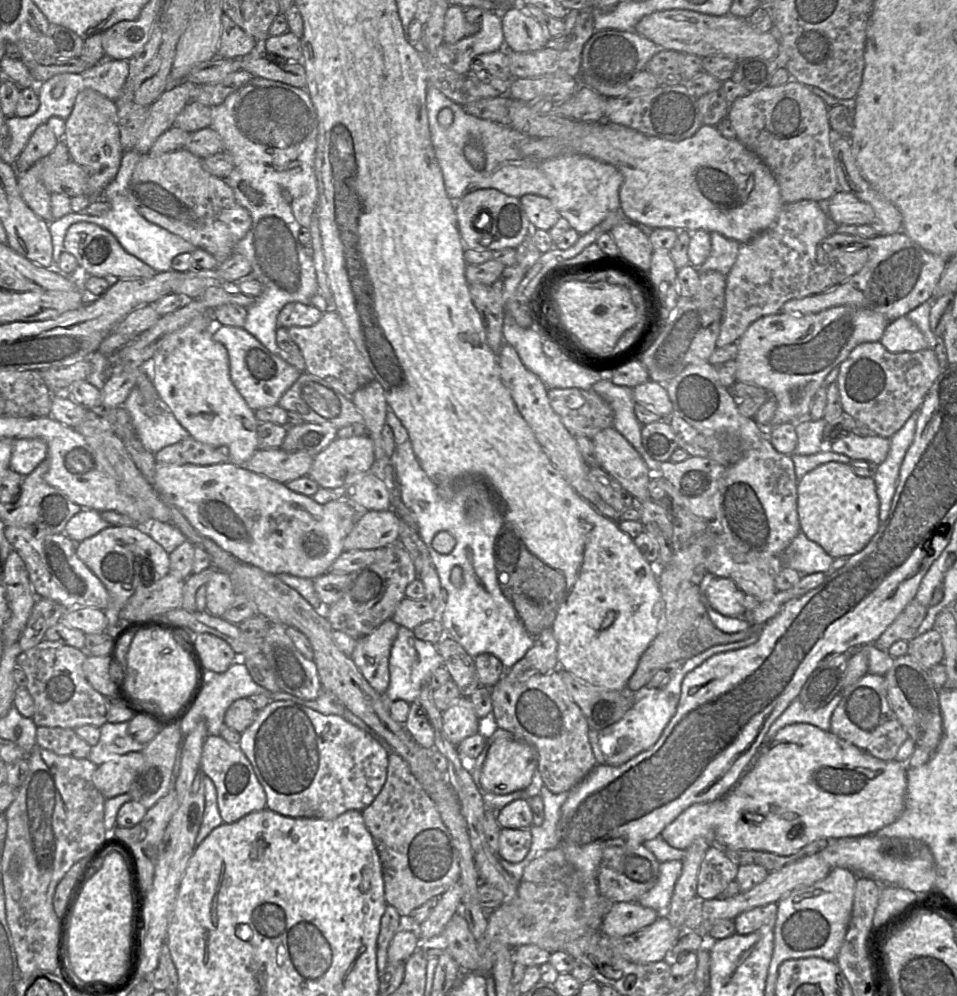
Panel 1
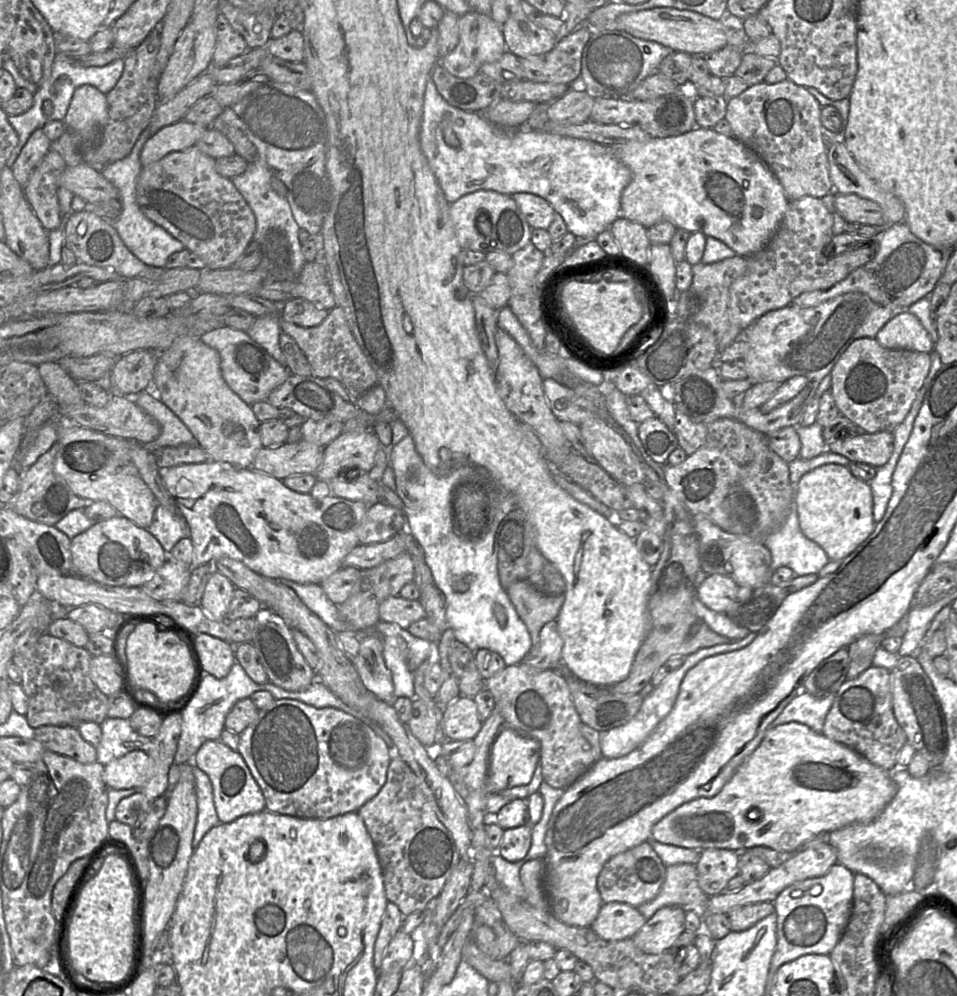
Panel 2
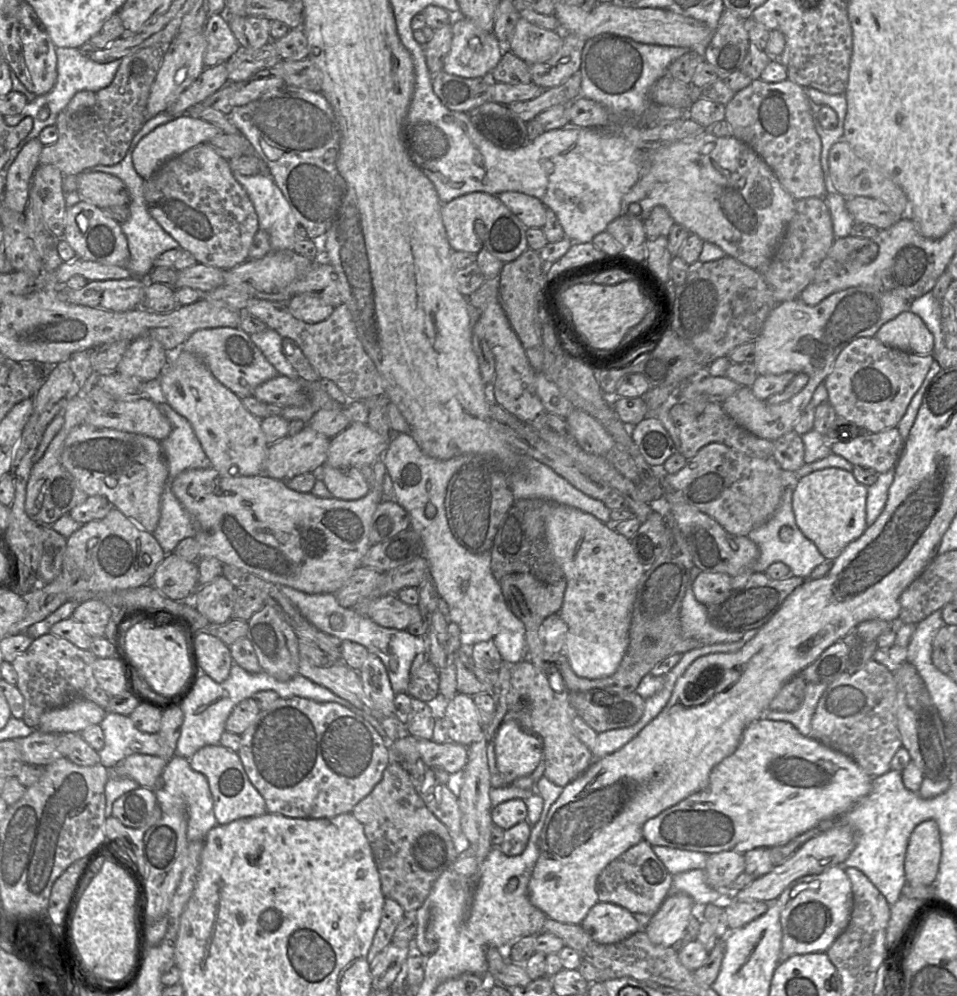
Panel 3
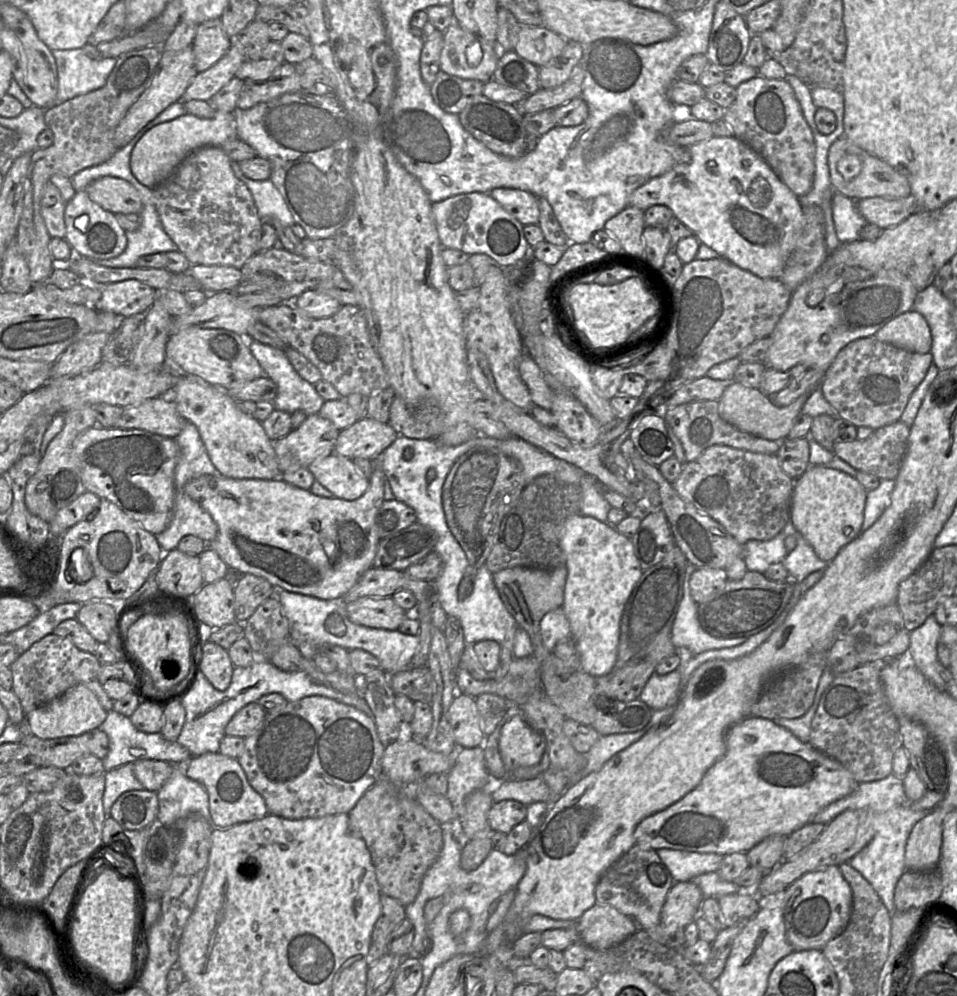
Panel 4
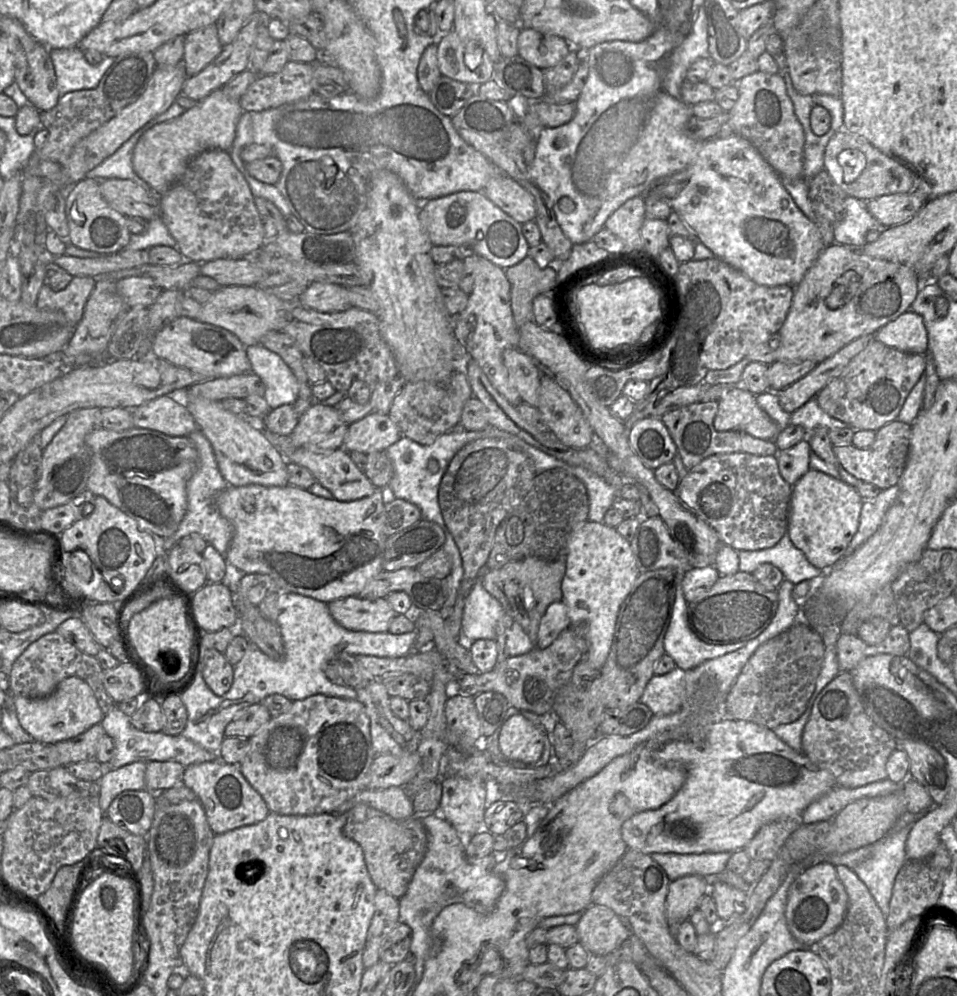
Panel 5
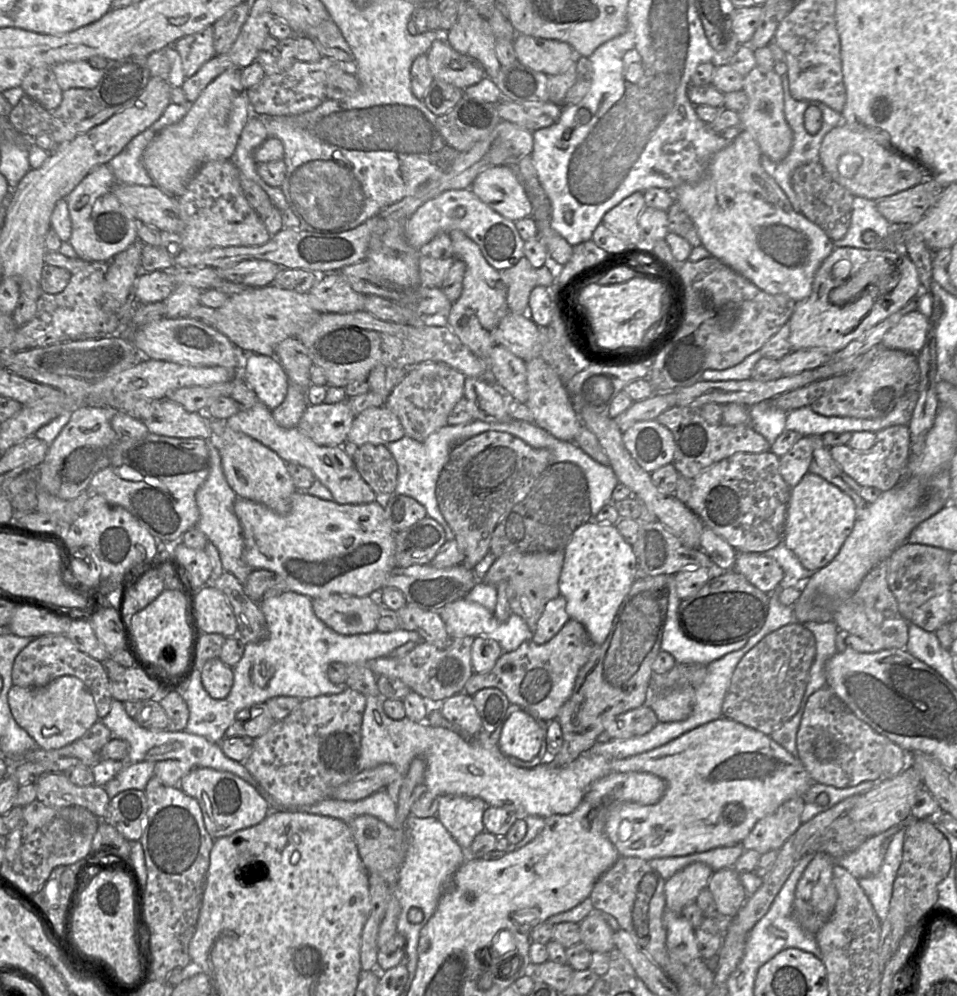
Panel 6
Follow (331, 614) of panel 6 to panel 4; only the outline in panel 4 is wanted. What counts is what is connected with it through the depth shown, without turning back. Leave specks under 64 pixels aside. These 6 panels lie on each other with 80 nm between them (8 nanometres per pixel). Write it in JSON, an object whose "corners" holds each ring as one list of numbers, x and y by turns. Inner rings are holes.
{"corners":[[392,597,360,598,346,604,349,620,354,624,384,630,397,630,405,618,406,611]]}

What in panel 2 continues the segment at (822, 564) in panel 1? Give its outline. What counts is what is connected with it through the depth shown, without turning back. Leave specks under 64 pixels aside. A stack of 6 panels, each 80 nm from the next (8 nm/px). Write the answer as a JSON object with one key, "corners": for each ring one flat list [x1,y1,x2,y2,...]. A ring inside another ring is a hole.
{"corners":[[793,502,780,527,762,538,770,550,772,570,786,566,797,576,819,574,830,561,825,551,801,531]]}

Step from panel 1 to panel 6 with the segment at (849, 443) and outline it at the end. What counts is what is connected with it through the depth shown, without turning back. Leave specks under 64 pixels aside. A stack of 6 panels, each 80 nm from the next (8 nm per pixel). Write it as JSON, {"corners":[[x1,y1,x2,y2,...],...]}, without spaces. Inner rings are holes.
{"corners":[[895,425,876,432,876,442,867,451,854,451,848,445,830,448,832,458,842,471,853,478,861,487,874,487,882,492,894,488,906,476,911,448,908,425]]}

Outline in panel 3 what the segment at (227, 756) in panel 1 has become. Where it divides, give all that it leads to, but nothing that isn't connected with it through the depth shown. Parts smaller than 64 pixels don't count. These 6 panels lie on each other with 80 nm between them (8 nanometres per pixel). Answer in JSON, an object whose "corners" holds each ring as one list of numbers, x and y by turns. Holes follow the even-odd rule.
{"corners":[[221,744,209,745,198,750,189,759,189,764,194,771,203,774,208,781,217,824,226,825,241,818,268,813,264,798,251,783,237,752]]}

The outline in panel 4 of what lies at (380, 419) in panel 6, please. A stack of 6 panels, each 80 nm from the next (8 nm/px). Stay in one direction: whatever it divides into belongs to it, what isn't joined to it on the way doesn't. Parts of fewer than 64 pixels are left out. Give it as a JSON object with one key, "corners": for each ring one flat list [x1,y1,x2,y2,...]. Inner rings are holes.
{"corners":[[365,416,340,431,334,453,351,460,373,460,380,458,397,437,398,433,389,423,381,423]]}

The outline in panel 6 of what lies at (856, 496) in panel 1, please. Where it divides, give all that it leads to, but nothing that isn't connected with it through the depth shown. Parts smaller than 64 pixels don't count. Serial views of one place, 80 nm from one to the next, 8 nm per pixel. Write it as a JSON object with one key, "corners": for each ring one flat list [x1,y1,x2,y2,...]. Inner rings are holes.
{"corners":[[807,473,791,489,783,542,811,572,830,563,852,532,857,518,855,503,847,494,822,477]]}

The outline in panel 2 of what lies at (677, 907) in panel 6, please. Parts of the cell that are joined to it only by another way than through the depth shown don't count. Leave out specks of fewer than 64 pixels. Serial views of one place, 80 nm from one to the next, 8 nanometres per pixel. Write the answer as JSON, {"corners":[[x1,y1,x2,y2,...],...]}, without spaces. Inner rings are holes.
{"corners":[[665,906,646,921,632,937,634,944,648,954,671,951,678,937,685,931,686,910,681,906]]}

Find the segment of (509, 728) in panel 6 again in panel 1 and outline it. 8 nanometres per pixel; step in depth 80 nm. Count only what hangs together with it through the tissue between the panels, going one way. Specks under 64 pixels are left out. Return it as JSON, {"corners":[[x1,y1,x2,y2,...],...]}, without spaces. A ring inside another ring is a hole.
{"corners":[[497,739,491,744,485,757,479,777,479,789,497,795,523,790,530,785,536,769,537,754,531,745,519,739]]}

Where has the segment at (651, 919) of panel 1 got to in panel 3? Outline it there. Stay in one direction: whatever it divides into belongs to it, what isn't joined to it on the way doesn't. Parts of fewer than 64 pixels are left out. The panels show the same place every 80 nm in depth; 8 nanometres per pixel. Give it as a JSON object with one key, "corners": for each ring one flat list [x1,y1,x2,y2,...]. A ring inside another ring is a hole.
{"corners":[[597,902,580,925,600,944,618,943,640,931,629,910,609,902]]}

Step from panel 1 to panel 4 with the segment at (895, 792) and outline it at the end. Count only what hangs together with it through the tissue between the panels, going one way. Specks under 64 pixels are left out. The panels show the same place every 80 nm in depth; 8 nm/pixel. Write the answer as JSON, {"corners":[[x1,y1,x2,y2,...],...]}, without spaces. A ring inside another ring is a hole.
{"corners":[[747,717,731,726,725,736,726,752,704,774,700,783,683,798,666,809,644,818,635,828,634,837,636,844,647,845,653,850,668,848,698,853,715,853,721,856,744,852,772,835,789,836,808,823,812,818,829,804,851,794,858,786,852,774,838,761,822,754,809,743,802,743,787,729,777,726,772,720,758,717]]}

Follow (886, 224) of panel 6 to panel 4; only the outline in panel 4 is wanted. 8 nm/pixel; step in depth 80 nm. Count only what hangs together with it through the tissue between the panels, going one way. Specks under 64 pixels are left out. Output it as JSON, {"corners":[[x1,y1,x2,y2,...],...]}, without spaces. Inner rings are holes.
{"corners":[[835,192,831,207,834,228,839,242,843,244,861,239,860,232,867,221,859,213,856,201]]}

